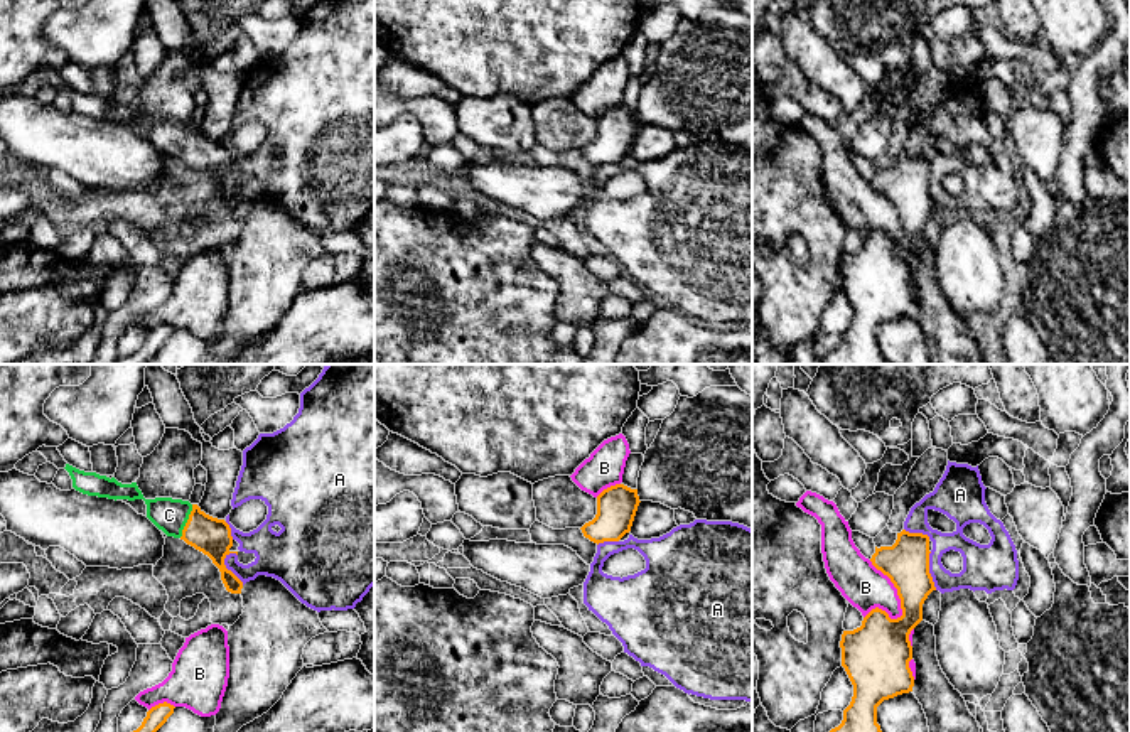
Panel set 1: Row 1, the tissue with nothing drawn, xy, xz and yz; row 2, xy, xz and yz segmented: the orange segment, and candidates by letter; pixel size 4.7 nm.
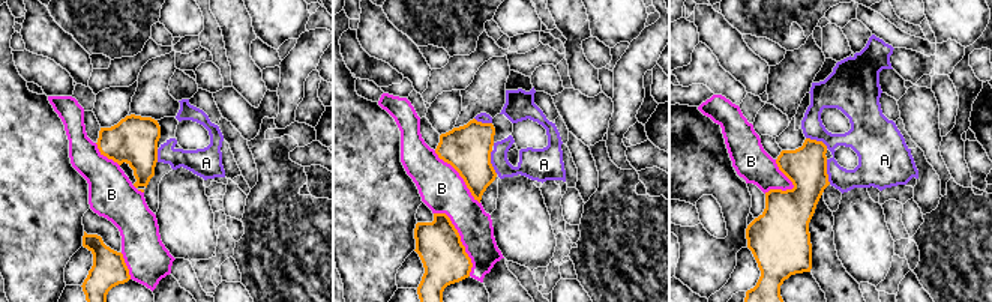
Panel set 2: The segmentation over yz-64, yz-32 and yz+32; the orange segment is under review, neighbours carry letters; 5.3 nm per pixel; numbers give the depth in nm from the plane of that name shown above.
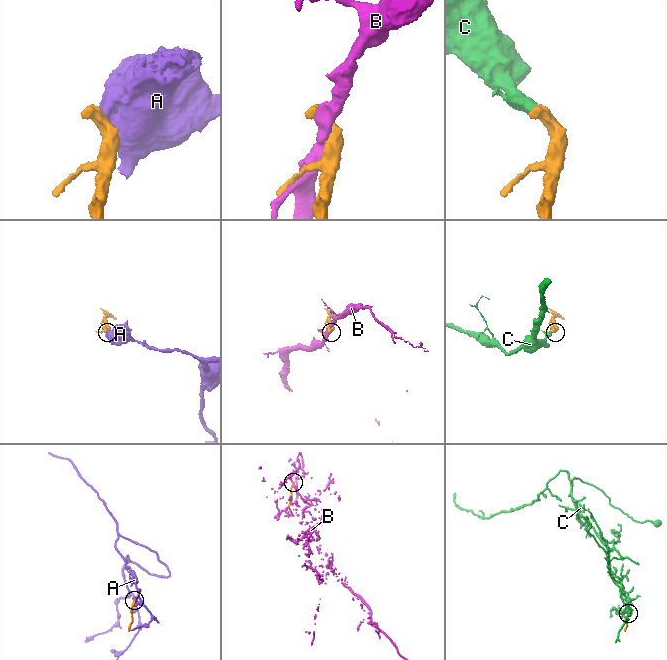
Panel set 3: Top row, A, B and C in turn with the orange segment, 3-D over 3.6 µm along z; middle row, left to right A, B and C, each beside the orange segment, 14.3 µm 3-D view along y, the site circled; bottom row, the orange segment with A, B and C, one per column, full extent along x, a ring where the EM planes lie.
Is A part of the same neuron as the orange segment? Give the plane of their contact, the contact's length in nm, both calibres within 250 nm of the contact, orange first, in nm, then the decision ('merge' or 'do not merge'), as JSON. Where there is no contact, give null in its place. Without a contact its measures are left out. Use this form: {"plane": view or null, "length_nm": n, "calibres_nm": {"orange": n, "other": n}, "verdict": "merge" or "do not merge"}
{"plane": "xy", "length_nm": 170, "calibres_nm": {"orange": 180, "other": 200}, "verdict": "do not merge"}

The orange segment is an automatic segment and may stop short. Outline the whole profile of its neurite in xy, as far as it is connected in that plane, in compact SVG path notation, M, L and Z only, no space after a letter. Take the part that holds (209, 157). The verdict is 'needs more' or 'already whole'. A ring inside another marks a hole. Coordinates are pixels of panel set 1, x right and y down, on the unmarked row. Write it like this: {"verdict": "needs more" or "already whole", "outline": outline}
{"verdict": "needs more", "outline": "M66 86L64 91L69 94L71 101L73 101L73 110L83 116L108 120L108 121L115 121L115 123L116 121L128 121L128 123L143 121L147 126L147 140L159 152L162 152L167 159L184 162L187 167L191 167L196 172L207 177L213 182L213 186L219 191L221 202L223 202L226 213L231 216L241 216L243 204L224 187L224 180L229 175L238 177L238 174L229 172L233 169L233 159L231 159L231 150L224 142L218 142L218 140L206 137L197 126L191 126L189 123L172 121L172 120L145 121L142 113L138 111L137 105L121 106L115 100L110 101L110 100L100 98L96 94L84 94L69 86Z"}

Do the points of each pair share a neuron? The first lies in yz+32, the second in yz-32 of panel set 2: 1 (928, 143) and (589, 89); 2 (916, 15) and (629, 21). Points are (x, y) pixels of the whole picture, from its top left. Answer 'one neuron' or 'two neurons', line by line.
1: two neurons
2: two neurons

